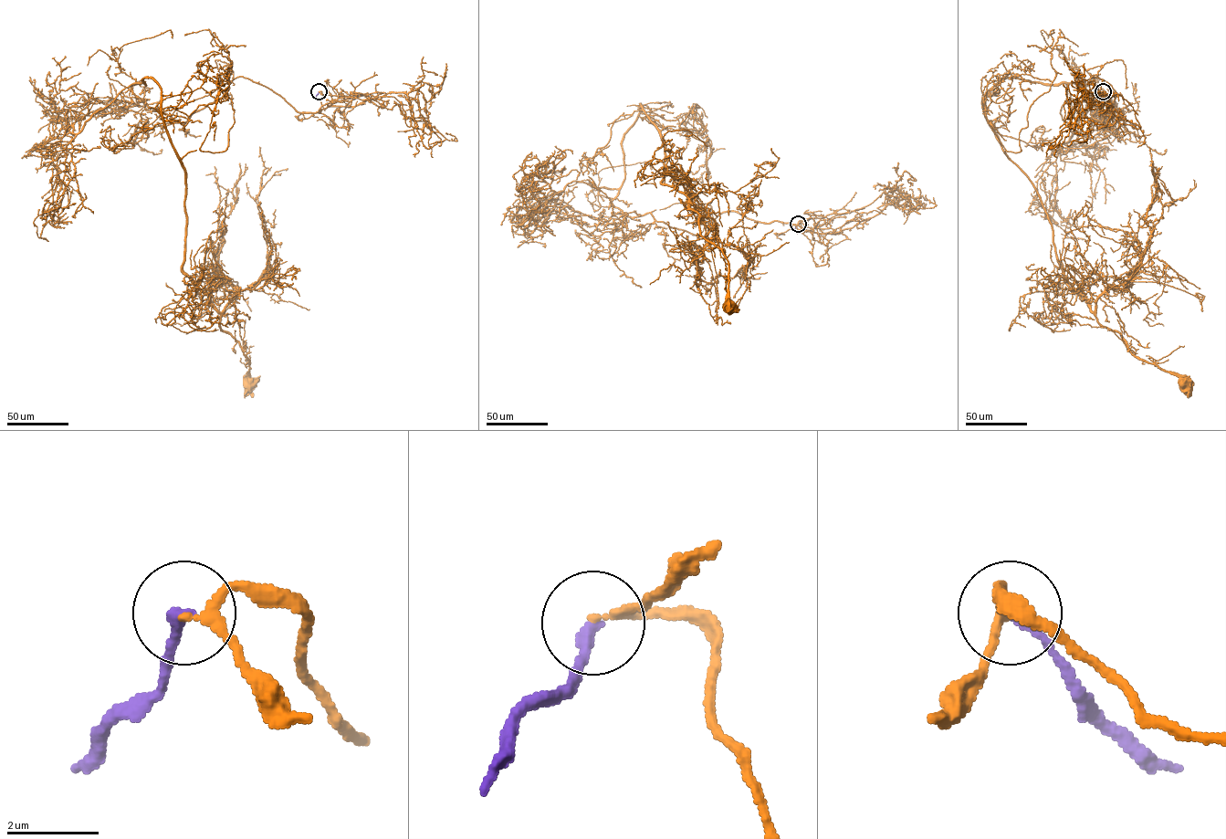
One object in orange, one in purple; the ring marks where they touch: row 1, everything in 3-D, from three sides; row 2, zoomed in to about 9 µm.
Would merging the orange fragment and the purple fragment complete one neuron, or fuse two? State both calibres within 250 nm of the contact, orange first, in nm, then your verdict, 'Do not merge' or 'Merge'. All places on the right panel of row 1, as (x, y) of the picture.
Thickness 150 nm (orange) against 280 nm. Merge

